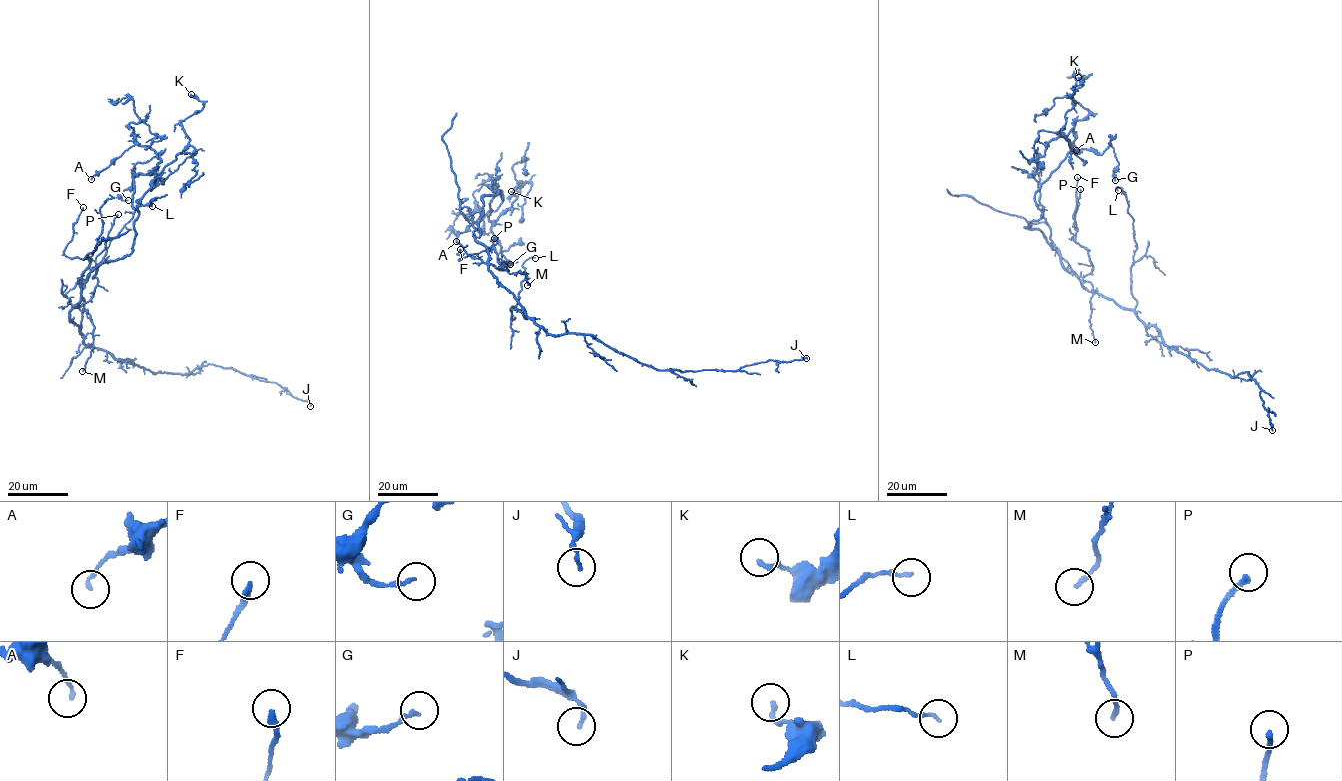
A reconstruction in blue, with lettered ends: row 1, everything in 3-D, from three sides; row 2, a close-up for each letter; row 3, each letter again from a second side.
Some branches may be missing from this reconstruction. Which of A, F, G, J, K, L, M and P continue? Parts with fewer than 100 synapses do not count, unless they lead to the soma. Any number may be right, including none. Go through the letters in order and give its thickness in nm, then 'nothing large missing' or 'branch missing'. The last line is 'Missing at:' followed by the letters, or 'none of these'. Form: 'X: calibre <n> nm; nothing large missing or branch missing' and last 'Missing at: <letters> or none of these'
A: calibre 140 nm; nothing large missing
F: calibre 240 nm; nothing large missing
G: calibre 160 nm; nothing large missing
J: calibre 130 nm; nothing large missing
K: calibre 180 nm; nothing large missing
L: calibre 130 nm; nothing large missing
M: calibre 150 nm; nothing large missing
P: calibre 200 nm; nothing large missing
Missing at: none of these

